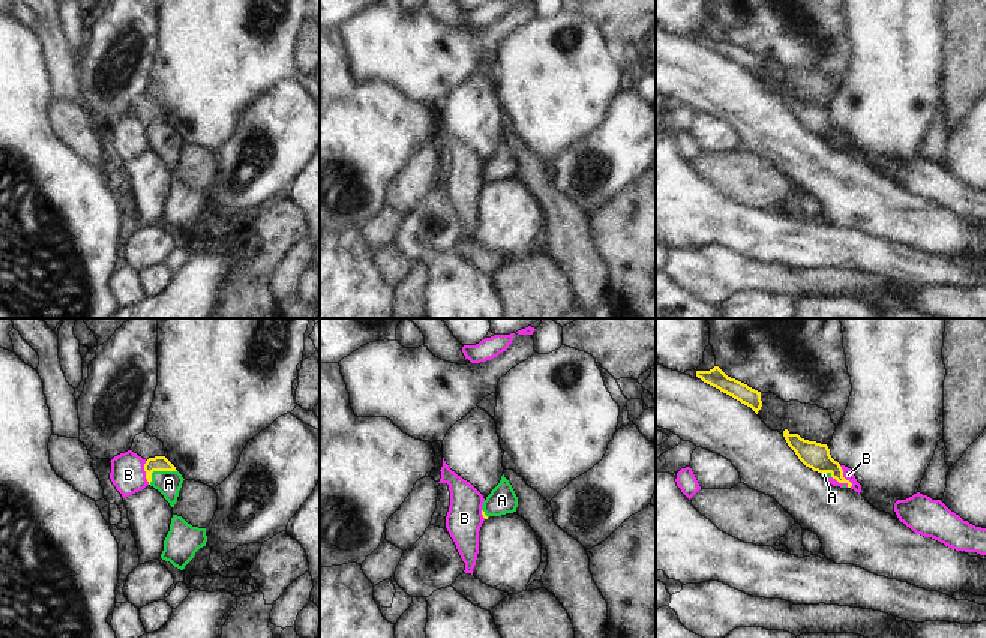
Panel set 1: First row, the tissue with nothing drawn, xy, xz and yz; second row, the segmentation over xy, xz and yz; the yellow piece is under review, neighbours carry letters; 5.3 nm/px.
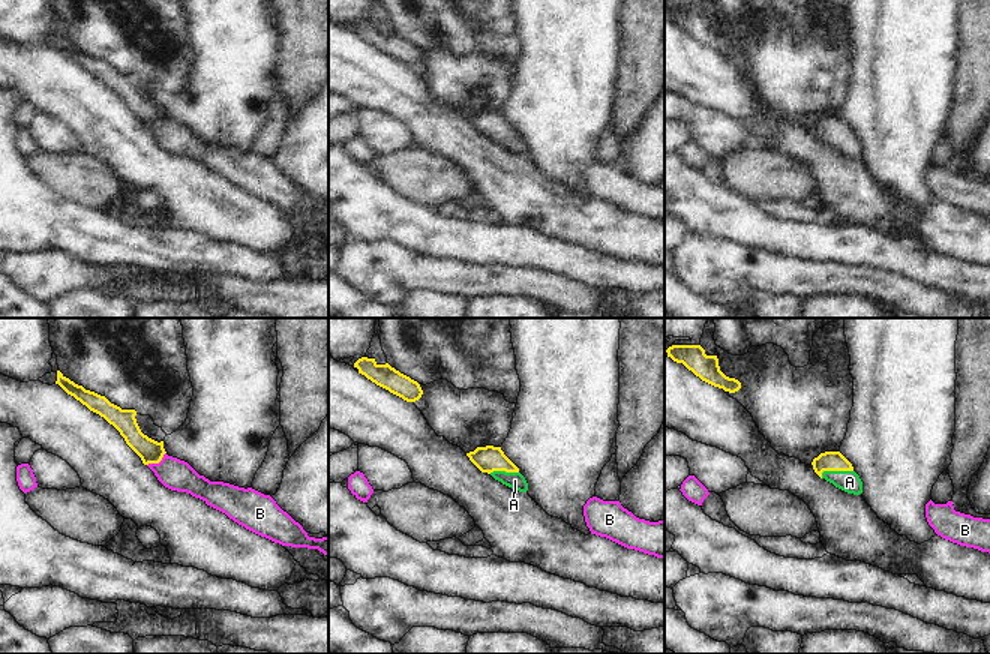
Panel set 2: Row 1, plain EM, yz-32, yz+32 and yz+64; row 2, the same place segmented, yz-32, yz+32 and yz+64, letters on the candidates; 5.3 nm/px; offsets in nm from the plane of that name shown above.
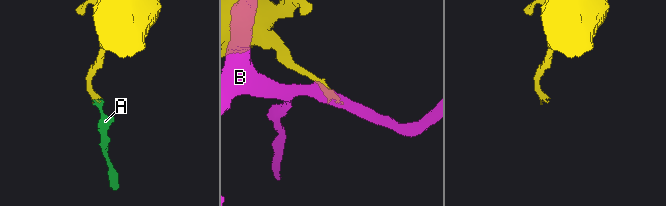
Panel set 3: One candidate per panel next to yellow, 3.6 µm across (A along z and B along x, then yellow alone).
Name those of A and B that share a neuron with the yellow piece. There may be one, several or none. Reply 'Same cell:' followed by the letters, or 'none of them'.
Same cell: A

